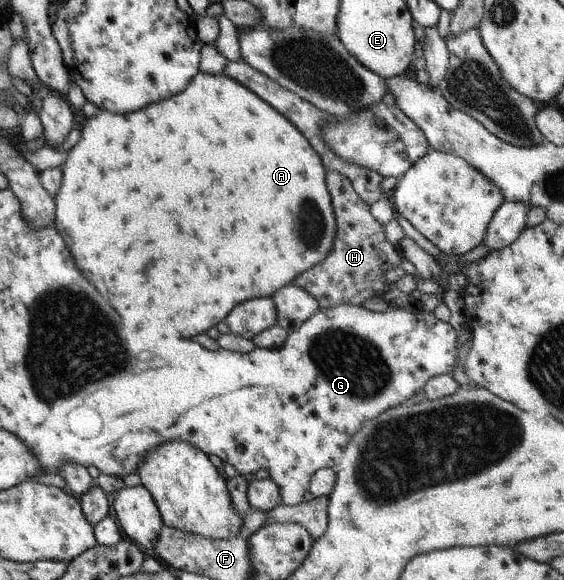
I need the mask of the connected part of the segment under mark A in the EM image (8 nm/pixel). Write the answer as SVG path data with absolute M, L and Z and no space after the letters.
M198 71L189 80L189 83L186 83L183 91L169 96L166 100L146 105L143 109L129 113L129 115L112 114L103 110L97 116L85 120L85 124L80 129L80 137L81 139L79 139L73 147L70 147L65 161L59 167L62 171L62 180L53 198L53 224L55 225L57 233L63 238L66 248L69 250L69 255L71 255L71 259L73 259L73 263L77 265L81 283L89 283L89 285L99 293L99 297L103 297L103 299L107 301L107 305L119 313L119 317L121 317L121 327L139 333L139 341L141 341L141 337L143 337L143 339L147 339L149 343L157 345L159 341L161 341L161 343L171 343L171 341L177 341L177 339L191 340L201 332L205 332L211 325L217 325L219 321L223 321L225 316L241 302L253 298L270 298L280 287L293 283L294 279L301 272L318 264L330 252L333 245L335 221L331 198L329 197L326 183L324 182L325 171L319 156L309 145L305 137L303 137L303 134L286 117L283 117L276 109L273 109L271 105L265 103L265 101L252 91L249 91L244 85L241 85L238 81L231 79L224 73L209 75L208 73Z

